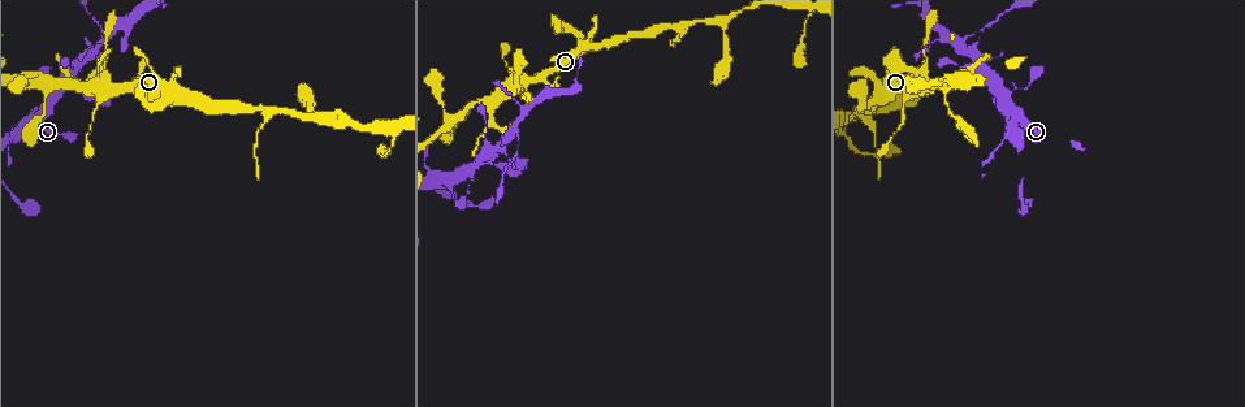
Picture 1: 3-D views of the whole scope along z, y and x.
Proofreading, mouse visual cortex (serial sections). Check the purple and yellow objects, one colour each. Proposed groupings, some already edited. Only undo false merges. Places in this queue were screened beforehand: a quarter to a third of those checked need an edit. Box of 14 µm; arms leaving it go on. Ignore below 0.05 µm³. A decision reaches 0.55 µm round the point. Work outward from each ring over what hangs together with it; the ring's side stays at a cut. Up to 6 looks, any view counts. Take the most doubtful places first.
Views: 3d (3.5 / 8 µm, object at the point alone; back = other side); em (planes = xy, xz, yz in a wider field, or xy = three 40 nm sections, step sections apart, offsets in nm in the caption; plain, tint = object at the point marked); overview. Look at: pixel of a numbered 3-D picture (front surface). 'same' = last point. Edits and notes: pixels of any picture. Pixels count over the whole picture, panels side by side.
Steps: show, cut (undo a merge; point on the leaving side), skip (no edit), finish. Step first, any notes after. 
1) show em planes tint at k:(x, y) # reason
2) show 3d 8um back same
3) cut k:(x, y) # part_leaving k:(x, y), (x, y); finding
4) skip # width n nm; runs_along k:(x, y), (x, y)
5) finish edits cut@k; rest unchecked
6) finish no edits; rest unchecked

show 3d 8um back at 1:(98, 47) # three arms meet

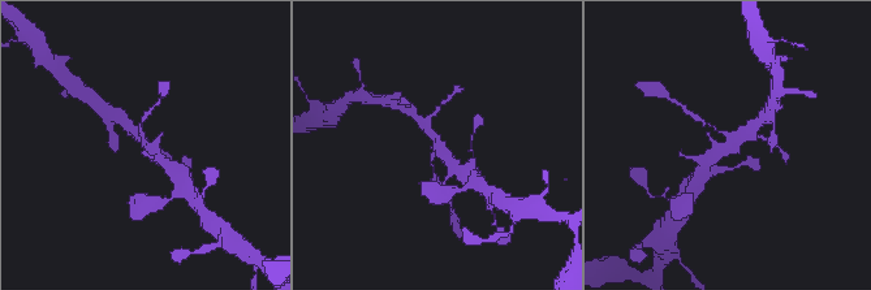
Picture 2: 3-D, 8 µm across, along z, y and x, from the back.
show em xy step 1 tint at 2:(436, 145)

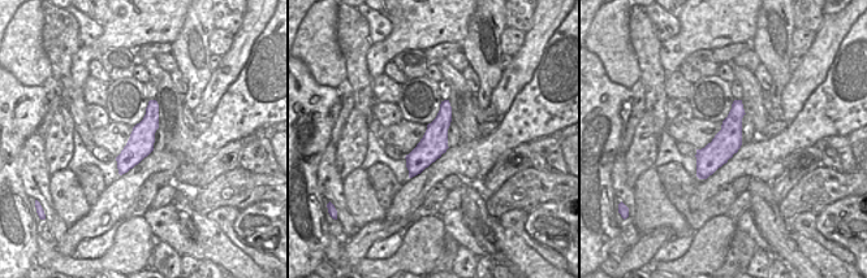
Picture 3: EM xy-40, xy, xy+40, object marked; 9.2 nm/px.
skip # width 260 nm; runs_along 3:(738, 103), (730, 137), (702, 176); continuous, no second cell

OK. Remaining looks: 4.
show 3d 3.5um at 1:(493, 97) # three arms meet

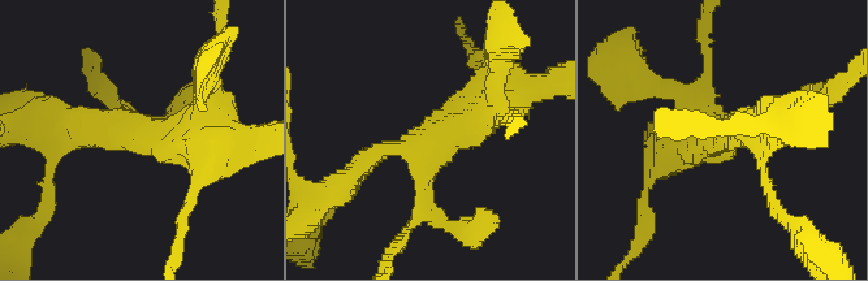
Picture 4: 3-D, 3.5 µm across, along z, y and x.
show em xy step 3 tint at 4:(425, 139) # arms 3; arm_widths 150, 250, 450 nm; need the tissue

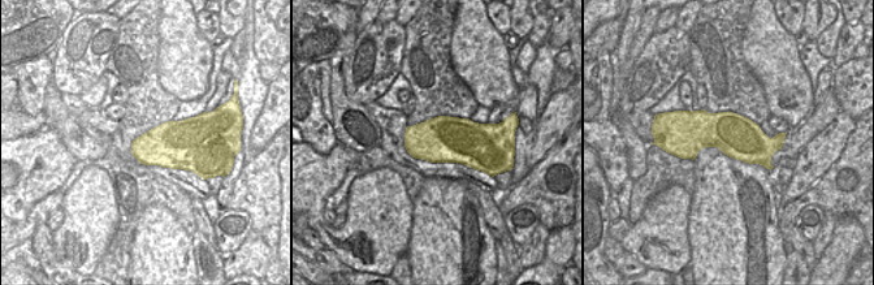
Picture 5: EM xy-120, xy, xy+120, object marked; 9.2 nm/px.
show em xy step 5 tint same

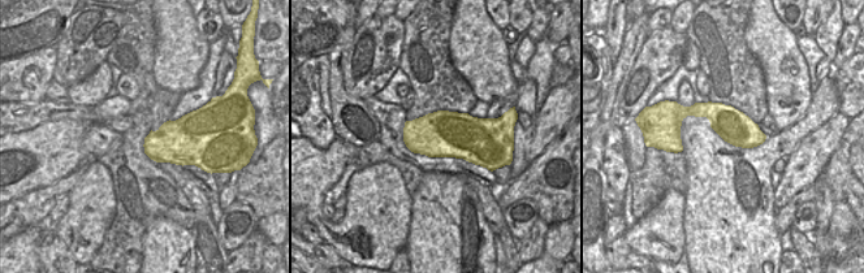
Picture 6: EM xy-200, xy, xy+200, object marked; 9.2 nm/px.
skip # runs_along 6:(675, 129), (687, 111), (713, 111), (761, 138); all the same cell

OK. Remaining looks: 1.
finish no edits; rest unchecked

